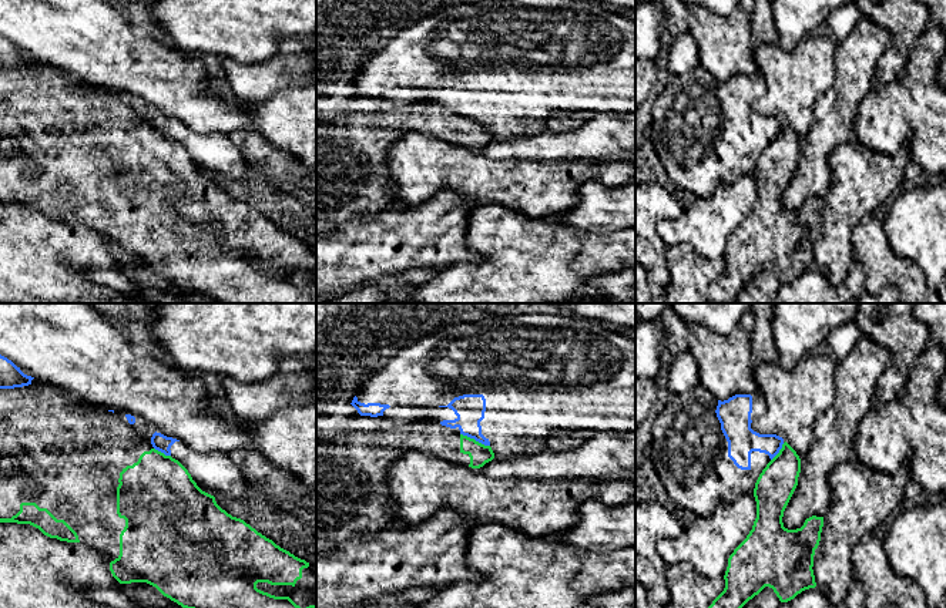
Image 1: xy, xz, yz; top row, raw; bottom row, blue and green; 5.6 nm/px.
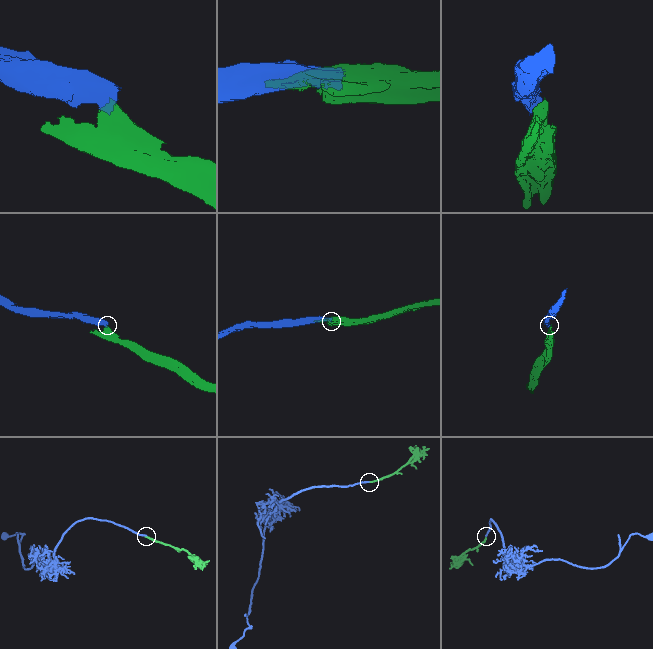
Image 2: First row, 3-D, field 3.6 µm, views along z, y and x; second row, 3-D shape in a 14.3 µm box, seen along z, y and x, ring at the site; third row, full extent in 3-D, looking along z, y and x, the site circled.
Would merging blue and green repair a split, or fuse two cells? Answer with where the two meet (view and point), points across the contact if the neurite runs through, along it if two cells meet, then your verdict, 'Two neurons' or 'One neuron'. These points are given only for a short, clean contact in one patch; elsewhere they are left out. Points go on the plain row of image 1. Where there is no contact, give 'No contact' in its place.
Touches blue at xz (475, 120). Boundary: xz (460, 114), (489, 127). Two neurons

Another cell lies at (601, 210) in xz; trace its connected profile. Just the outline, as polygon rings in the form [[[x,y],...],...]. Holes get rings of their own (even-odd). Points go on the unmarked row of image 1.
[[[635,181],[623,187],[588,182],[580,188],[580,204],[556,219],[561,225],[594,234],[635,226]]]

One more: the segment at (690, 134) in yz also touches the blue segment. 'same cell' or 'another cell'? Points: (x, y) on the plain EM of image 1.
same cell

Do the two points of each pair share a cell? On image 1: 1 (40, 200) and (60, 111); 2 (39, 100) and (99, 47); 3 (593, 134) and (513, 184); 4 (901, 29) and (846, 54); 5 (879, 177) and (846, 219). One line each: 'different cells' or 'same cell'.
1: same cell
2: different cells
3: different cells
4: different cells
5: same cell

